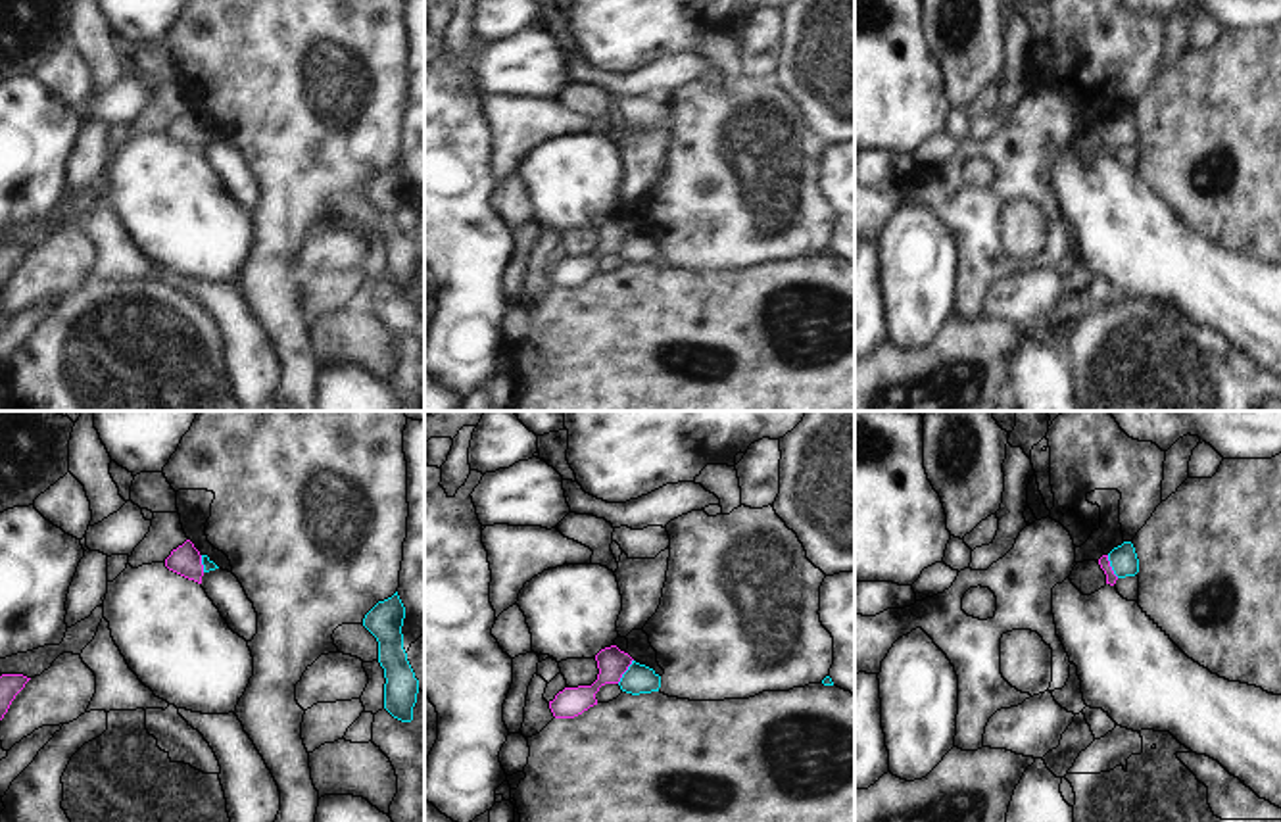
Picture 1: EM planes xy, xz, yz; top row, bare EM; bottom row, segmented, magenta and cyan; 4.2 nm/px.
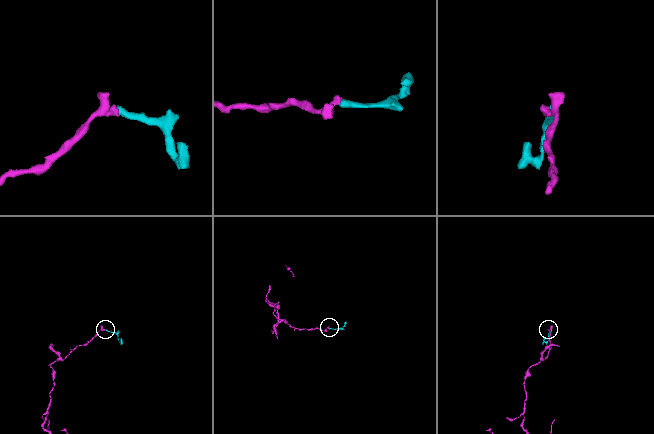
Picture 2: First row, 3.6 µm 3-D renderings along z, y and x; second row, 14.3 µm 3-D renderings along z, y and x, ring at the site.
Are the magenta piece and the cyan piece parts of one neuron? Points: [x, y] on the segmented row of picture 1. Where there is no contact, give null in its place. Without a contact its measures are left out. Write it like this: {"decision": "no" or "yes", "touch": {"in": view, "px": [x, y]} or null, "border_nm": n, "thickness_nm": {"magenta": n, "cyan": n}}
{"decision": "yes", "touch": {"in": "xz", "px": [627, 669]}, "border_nm": 120, "thickness_nm": {"magenta": 120, "cyan": 120}}

